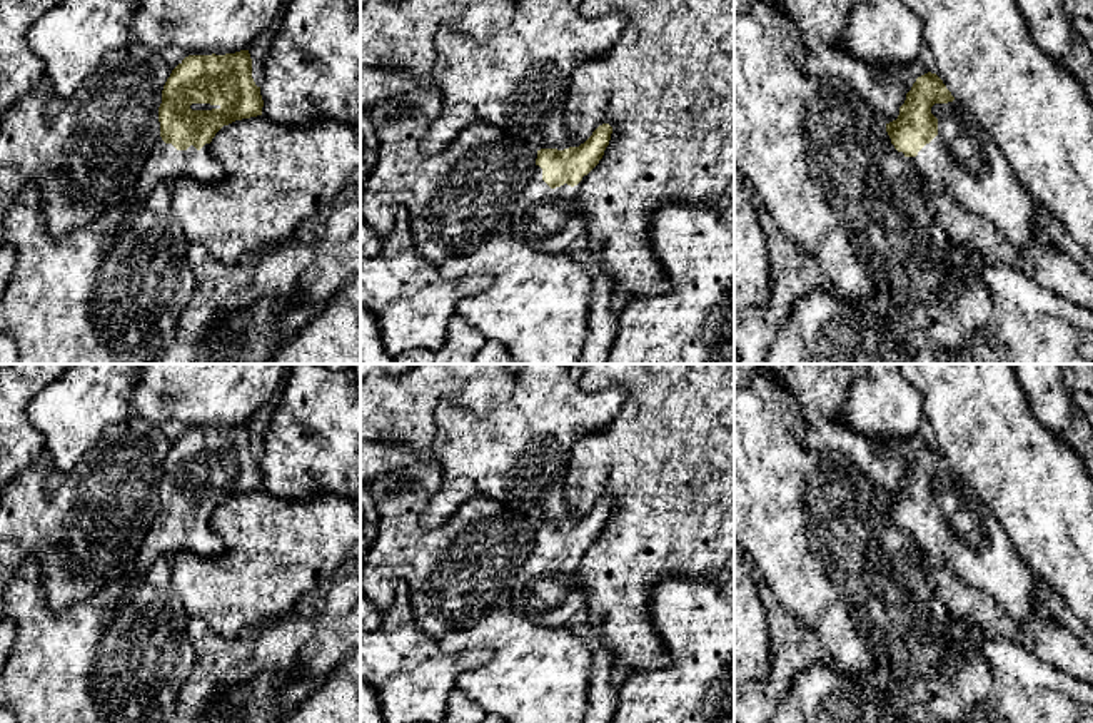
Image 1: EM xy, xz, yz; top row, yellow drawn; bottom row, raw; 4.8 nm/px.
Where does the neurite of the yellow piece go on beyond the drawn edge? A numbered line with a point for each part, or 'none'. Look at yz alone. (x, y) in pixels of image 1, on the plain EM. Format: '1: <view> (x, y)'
1: yz (963, 536)

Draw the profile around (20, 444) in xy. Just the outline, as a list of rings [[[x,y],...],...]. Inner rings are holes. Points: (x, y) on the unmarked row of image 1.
[[[5,364],[0,367],[0,503],[7,486],[35,466],[45,451],[28,421],[32,399],[72,364]]]

